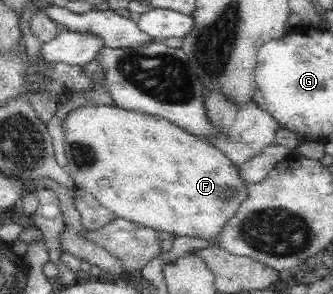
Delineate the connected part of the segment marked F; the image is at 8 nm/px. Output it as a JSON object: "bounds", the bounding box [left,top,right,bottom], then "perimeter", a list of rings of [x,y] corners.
{"bounds":[61,104,246,240],"perimeter":[[[89,104],[80,106],[66,114],[66,117],[61,120],[61,125],[64,131],[67,172],[78,187],[92,194],[92,196],[96,198],[96,201],[100,202],[100,205],[110,210],[112,215],[118,218],[124,218],[146,228],[152,228],[155,231],[161,230],[175,233],[178,237],[191,236],[206,239],[216,238],[218,240],[218,236],[220,236],[220,232],[222,232],[222,229],[226,226],[226,222],[234,216],[242,200],[246,200],[246,185],[244,185],[245,183],[238,177],[238,167],[234,166],[230,160],[226,158],[224,153],[214,148],[213,145],[208,144],[203,138],[182,130],[179,126],[176,126],[162,116],[118,108],[116,105]]]}

